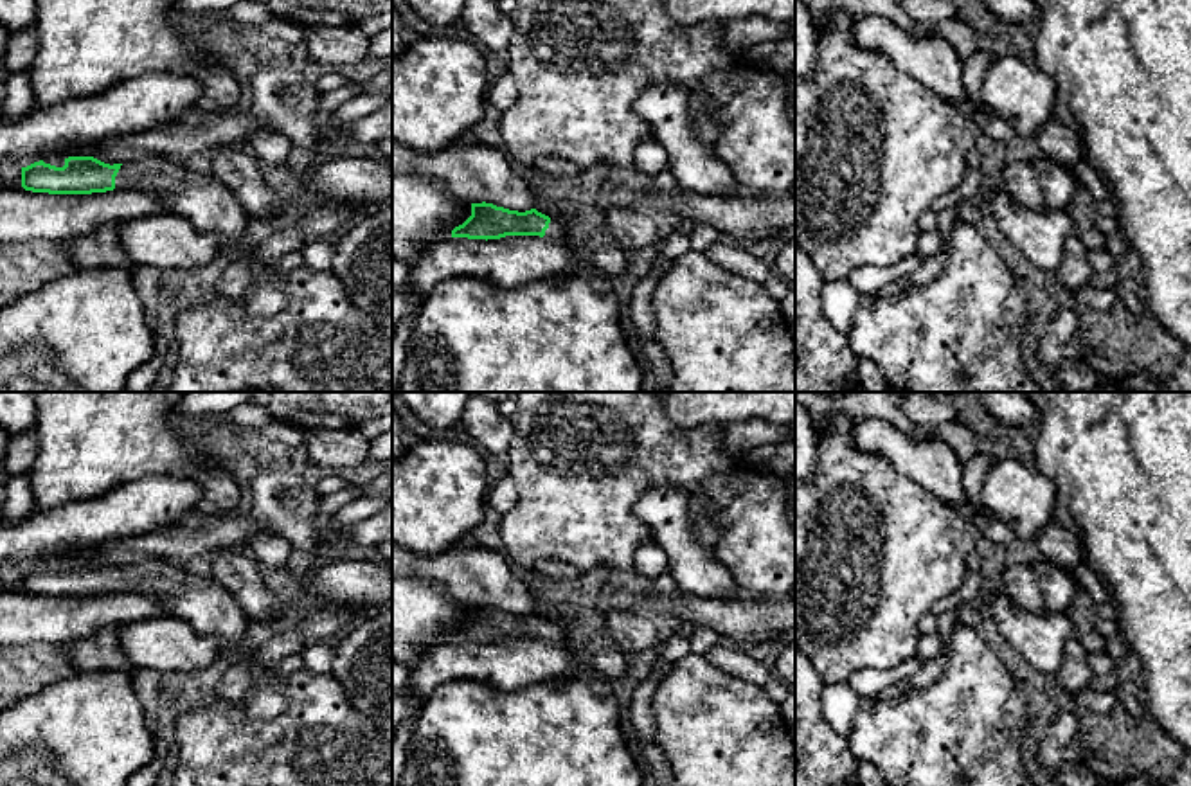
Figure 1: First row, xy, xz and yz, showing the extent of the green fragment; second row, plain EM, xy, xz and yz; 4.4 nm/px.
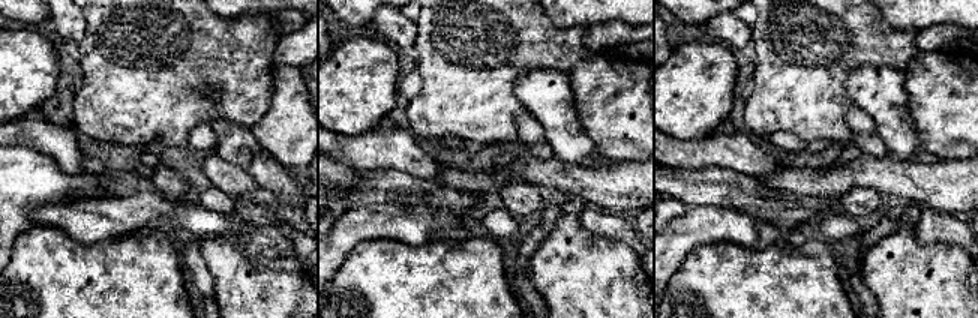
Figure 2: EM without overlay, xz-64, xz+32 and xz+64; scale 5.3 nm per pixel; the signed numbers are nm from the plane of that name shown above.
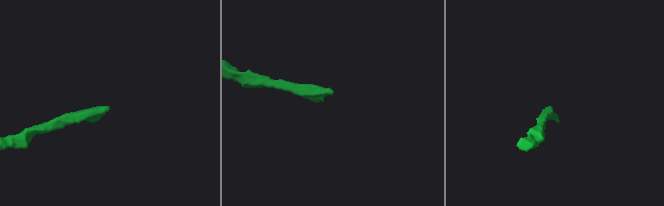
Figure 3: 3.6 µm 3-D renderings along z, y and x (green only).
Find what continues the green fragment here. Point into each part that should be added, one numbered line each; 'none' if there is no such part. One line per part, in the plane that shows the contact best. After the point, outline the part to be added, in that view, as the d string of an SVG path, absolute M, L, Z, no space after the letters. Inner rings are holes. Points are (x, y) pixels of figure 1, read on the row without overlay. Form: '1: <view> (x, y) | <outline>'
1: xy (198, 599) | M144 559L142 563L121 568L115 579L115 592L144 592L162 597L169 615L180 617L193 624L196 631L212 637L230 662L237 662L234 658L237 653L243 655L243 660L252 655L252 649L246 646L250 621L232 594L210 576L185 572L164 559Z

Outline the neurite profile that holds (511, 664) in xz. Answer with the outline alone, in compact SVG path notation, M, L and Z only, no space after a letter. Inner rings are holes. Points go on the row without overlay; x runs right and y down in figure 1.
M540 639L500 642L448 640L423 658L399 692L392 692L392 741L399 727L421 712L430 694L455 680L473 680L515 692L554 678L576 678L579 644L556 646Z

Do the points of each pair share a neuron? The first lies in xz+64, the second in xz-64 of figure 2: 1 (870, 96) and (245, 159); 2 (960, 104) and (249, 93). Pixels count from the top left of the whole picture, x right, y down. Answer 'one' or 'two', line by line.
1: one
2: two

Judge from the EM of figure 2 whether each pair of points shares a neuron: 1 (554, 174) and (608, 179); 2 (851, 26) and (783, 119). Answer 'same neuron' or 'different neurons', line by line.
1: same neuron
2: same neuron

